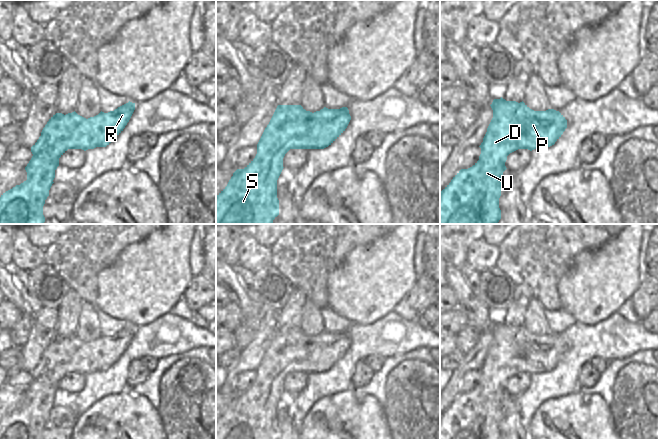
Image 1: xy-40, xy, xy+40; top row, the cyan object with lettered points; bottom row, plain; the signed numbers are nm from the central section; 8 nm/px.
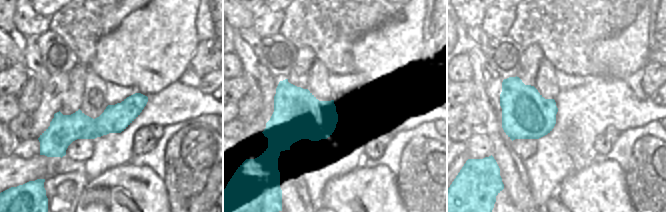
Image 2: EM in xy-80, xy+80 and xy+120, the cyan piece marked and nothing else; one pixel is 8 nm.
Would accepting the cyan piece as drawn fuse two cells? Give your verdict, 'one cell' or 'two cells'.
one cell

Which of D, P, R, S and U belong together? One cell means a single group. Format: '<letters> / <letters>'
D P R S U

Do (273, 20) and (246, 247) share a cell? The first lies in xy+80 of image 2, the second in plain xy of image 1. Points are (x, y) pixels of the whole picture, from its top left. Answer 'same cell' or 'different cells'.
same cell

